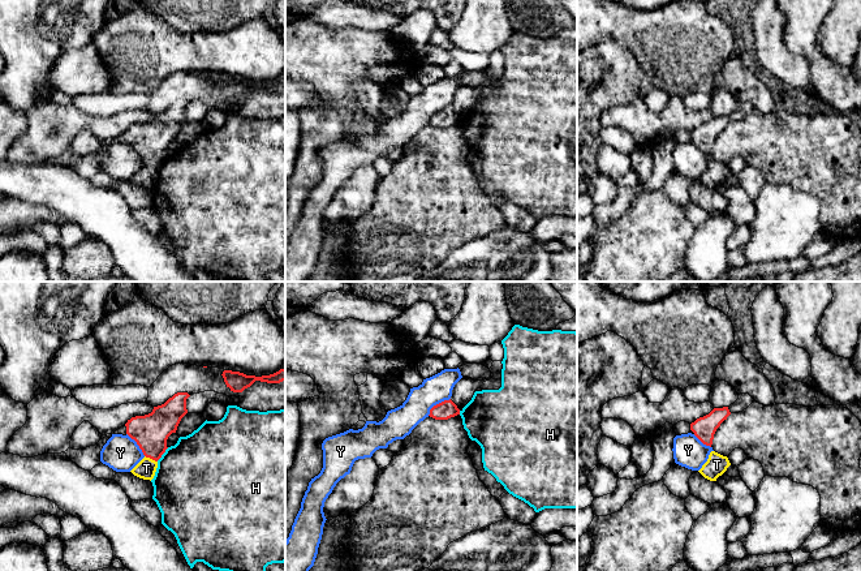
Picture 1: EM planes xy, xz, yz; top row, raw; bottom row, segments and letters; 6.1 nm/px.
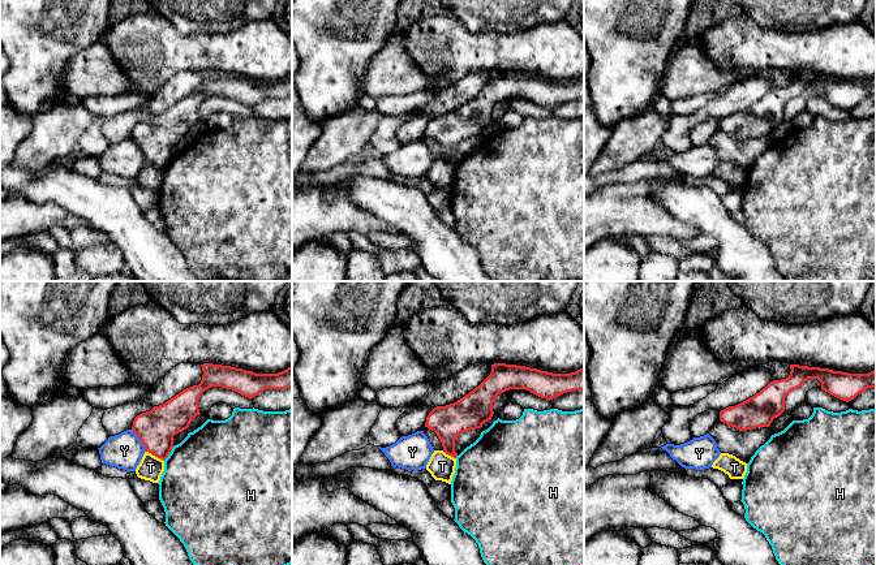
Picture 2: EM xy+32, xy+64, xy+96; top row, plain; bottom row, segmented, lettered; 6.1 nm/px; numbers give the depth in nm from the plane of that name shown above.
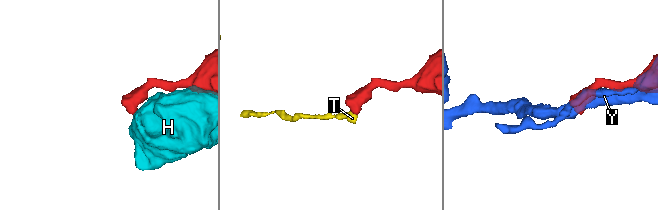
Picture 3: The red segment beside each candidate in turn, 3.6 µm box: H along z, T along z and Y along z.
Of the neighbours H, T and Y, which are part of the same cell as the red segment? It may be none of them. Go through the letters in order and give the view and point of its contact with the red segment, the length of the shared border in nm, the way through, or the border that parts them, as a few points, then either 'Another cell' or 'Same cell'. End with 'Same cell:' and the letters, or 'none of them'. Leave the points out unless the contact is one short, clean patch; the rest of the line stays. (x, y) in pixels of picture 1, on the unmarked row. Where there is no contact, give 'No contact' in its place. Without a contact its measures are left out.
H: Touches red at xy (163, 161). Shared border 120 nm. Another cell
T: Touches red at xy (151, 166). Shared border 90 nm. Boundary: xy (145, 163), (156, 170). Another cell
Y: Touches red at xz (437, 112). Shared border 180 nm. Another cell
Same cell: none of them

